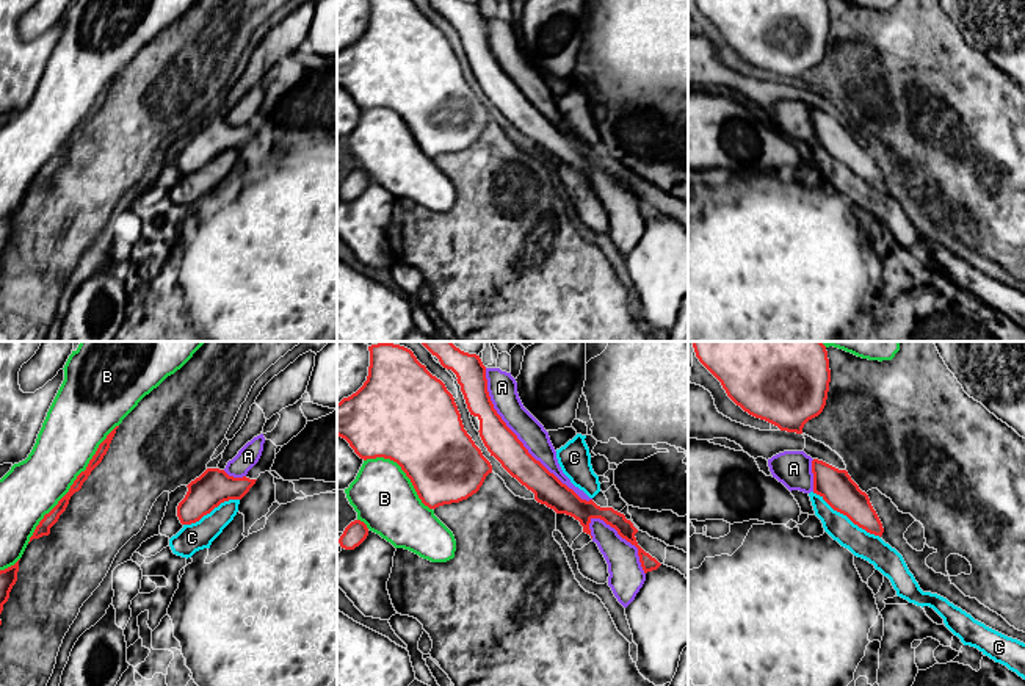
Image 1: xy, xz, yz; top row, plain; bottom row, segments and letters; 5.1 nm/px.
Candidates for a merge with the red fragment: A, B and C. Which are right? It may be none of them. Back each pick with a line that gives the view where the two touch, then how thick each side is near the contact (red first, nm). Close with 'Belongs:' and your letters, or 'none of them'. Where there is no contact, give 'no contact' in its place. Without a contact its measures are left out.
Belongs: none of them

